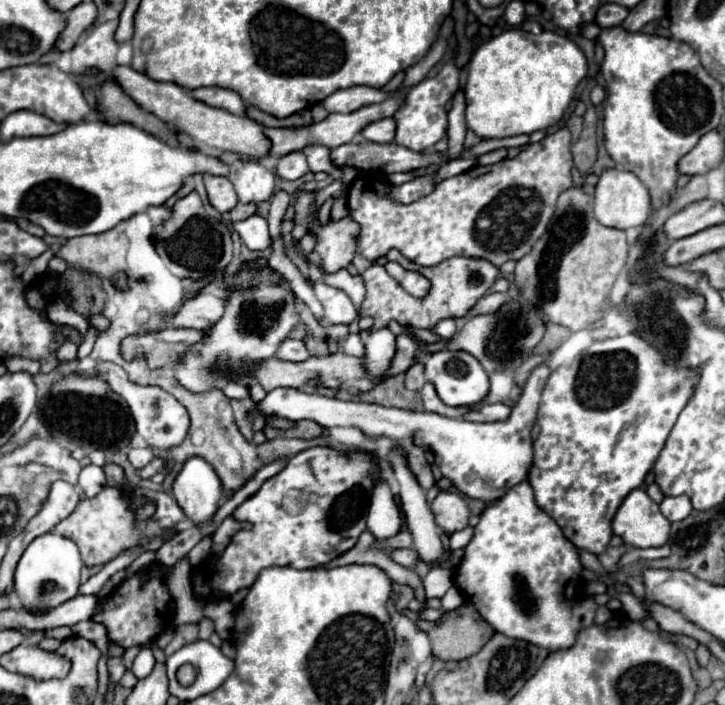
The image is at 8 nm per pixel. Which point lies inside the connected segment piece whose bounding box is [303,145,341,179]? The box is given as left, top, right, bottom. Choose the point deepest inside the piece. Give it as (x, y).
(318, 155)

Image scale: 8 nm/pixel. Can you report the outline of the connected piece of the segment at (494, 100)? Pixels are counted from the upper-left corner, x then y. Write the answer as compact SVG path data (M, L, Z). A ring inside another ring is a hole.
M507 29L485 41L469 61L465 85L467 127L481 139L503 139L555 125L569 107L575 87L587 75L583 51L553 31L539 35Z

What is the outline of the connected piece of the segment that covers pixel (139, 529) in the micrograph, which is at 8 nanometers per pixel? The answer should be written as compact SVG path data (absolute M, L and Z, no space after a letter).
M103 487L103 491L95 497L85 497L79 501L79 505L75 507L75 511L63 519L53 533L63 535L71 541L77 543L79 551L81 551L81 559L87 567L97 567L97 565L105 565L111 559L115 559L117 555L125 553L127 549L133 549L137 545L145 545L151 539L161 539L163 543L169 541L175 535L173 527L163 527L157 519L145 519L145 521L137 521L135 511L131 507L129 497L125 495L123 489L119 487Z

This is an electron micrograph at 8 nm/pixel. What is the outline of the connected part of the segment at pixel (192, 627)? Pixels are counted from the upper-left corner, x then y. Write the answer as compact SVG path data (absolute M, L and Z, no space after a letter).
M187 623L187 625L179 625L175 627L175 637L173 641L165 647L165 655L169 657L171 653L175 653L179 647L187 645L187 643L193 643L197 639L197 623Z

